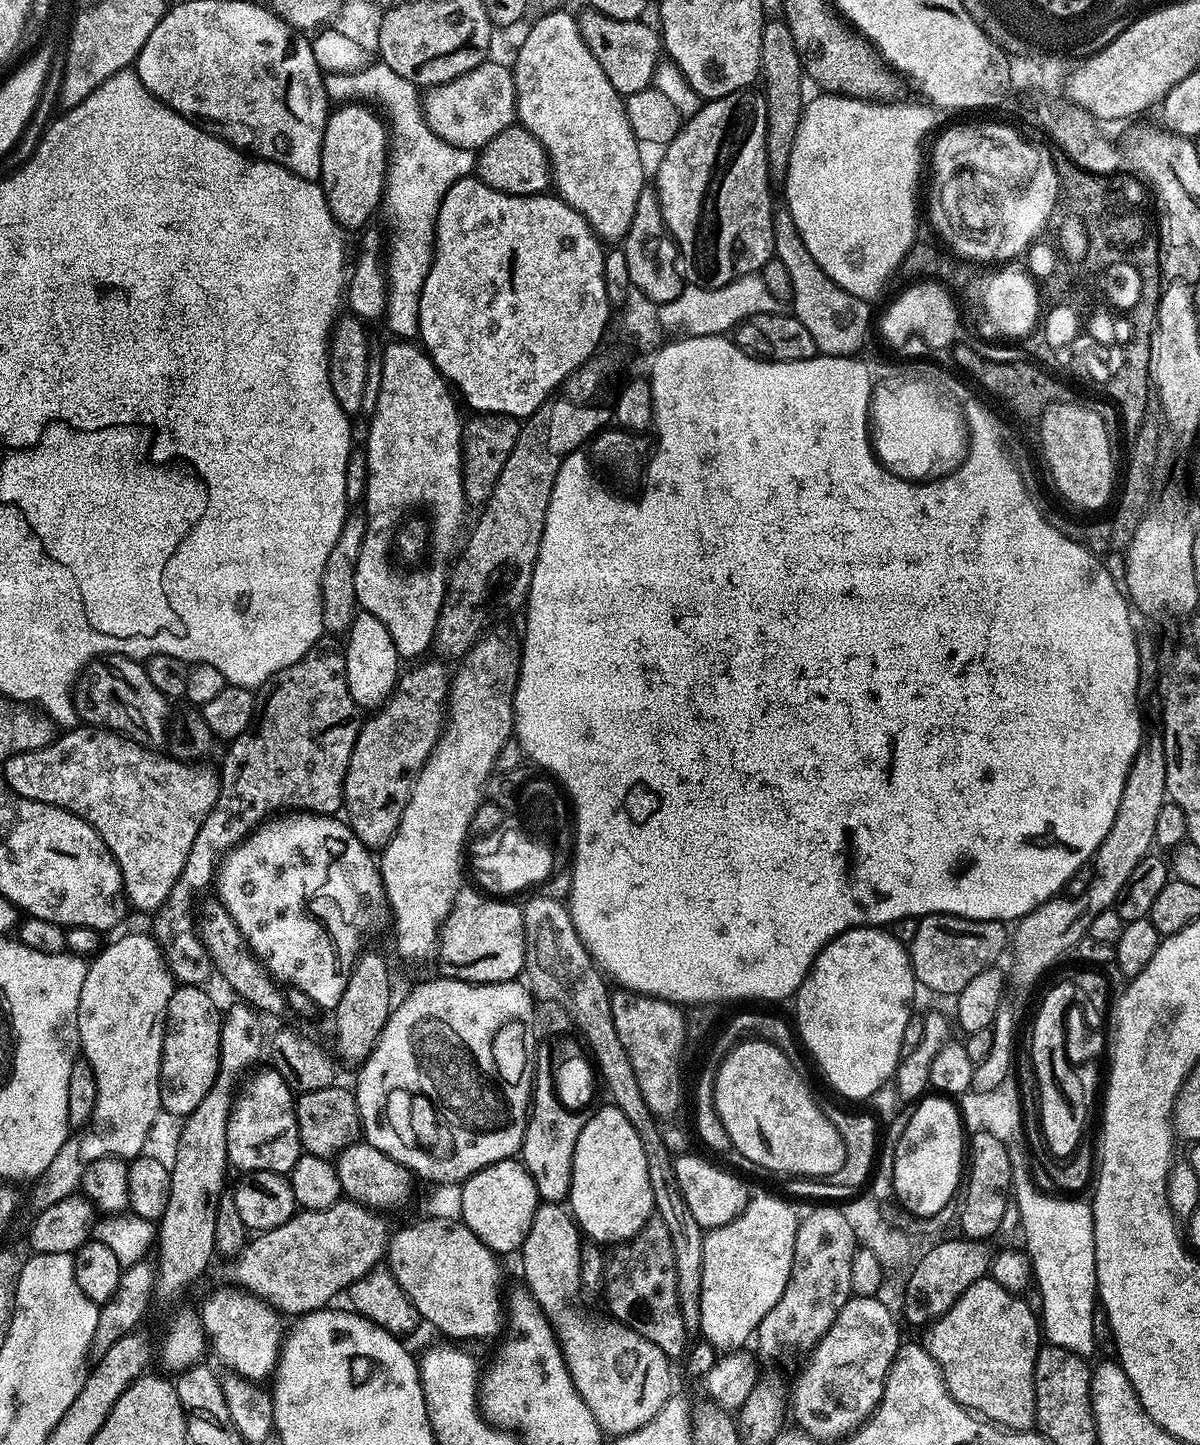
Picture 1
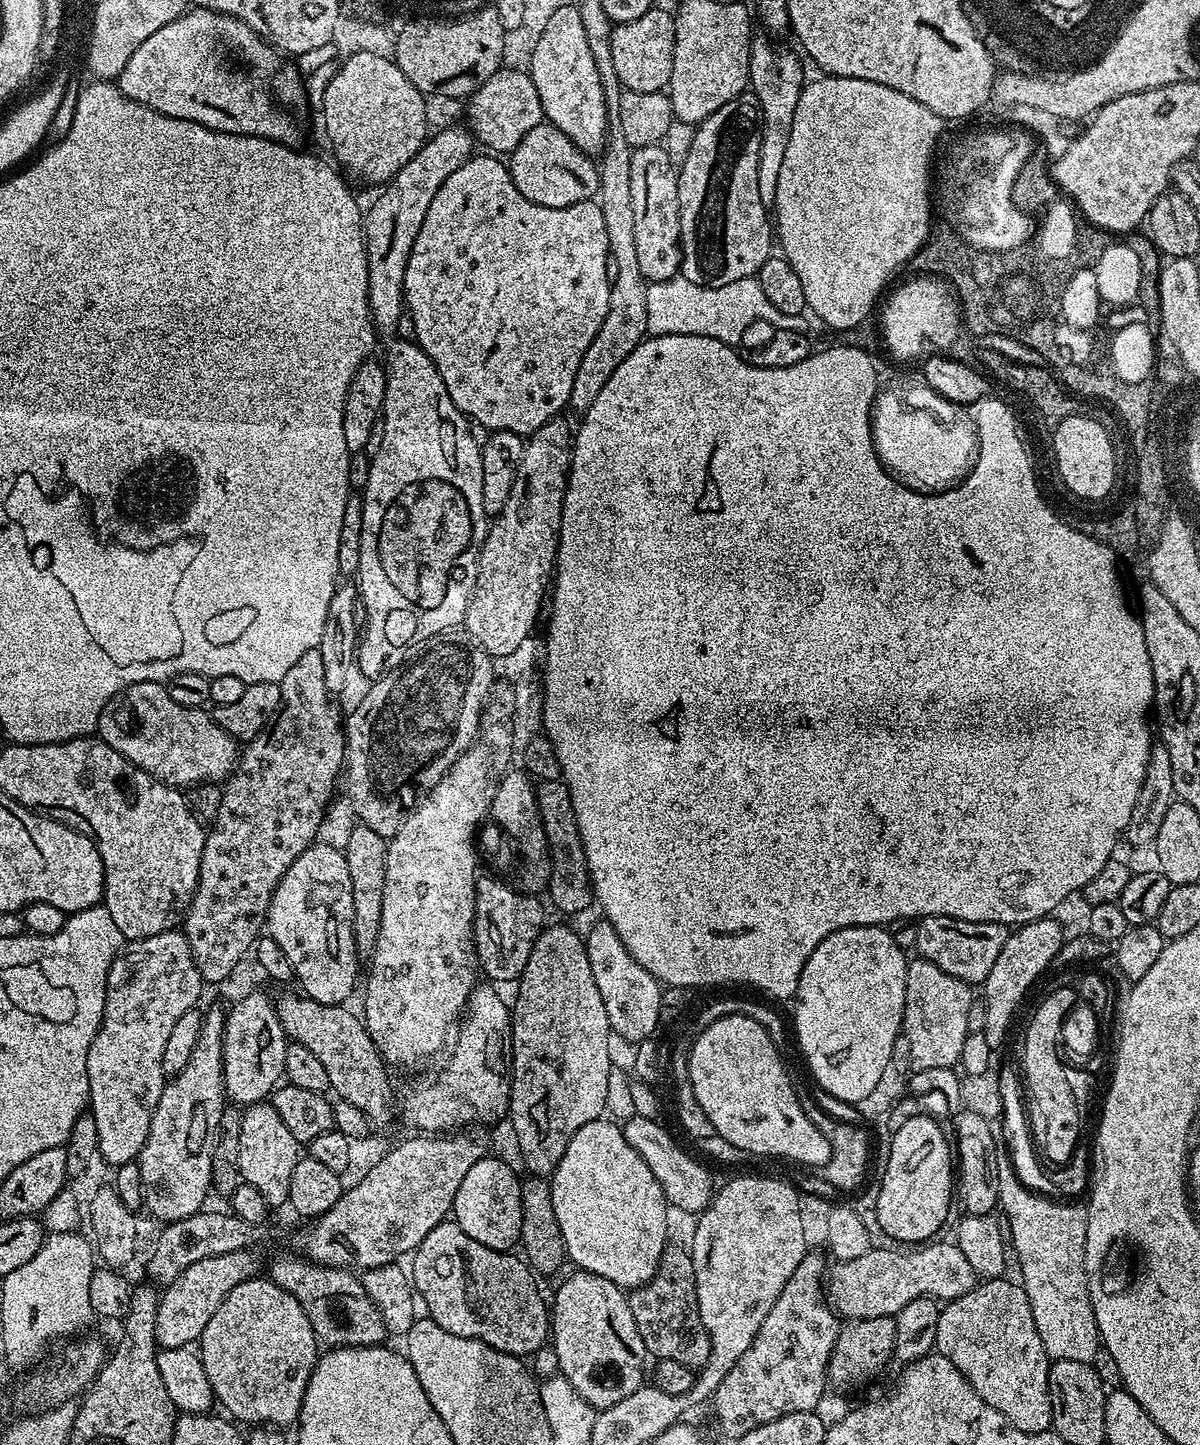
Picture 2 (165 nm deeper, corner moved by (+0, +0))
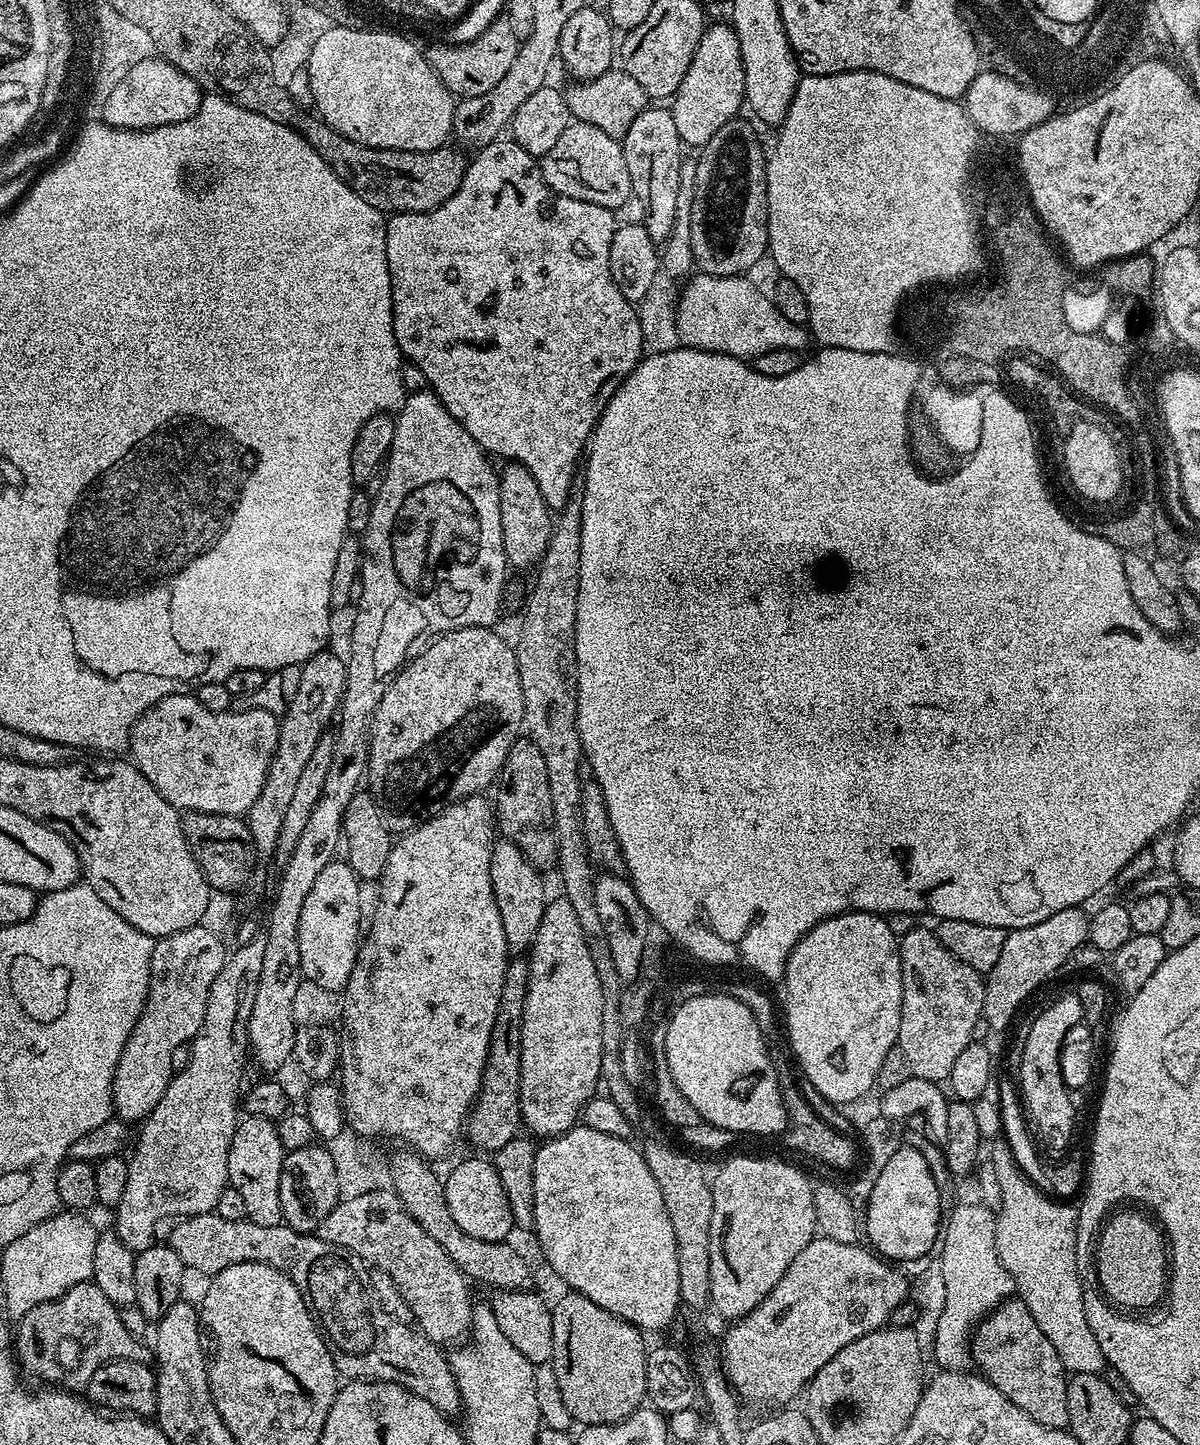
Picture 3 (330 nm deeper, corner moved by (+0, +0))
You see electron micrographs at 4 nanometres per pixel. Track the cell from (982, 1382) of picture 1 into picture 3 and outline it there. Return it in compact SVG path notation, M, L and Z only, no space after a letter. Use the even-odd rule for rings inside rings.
M1009 1298L1003 1304L999 1304L993 1312L989 1312L979 1324L976 1325L970 1341L970 1360L977 1364L979 1375L989 1380L1018 1410L1026 1410L1034 1422L1051 1428L1067 1429L1070 1410L1066 1410L1066 1386L1068 1376L1065 1373L1062 1362L1058 1358L1058 1350L1054 1350L1050 1338L1042 1334L1038 1322L1034 1322L1034 1314L1024 1305L1019 1298Z

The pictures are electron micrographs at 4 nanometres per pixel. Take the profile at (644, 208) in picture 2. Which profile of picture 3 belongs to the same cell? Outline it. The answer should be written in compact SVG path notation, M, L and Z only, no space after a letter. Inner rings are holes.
M649 106L630 122L630 130L626 130L624 139L624 157L626 170L630 170L630 182L635 199L644 203L642 223L657 242L664 242L674 228L675 210L677 209L678 170L680 169L680 153L682 145L680 135L674 127L674 118L667 107Z

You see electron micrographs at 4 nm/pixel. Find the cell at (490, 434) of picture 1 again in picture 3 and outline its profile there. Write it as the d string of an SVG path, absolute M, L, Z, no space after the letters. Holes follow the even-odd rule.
M508 462L499 469L500 477L500 513L502 514L502 546L513 569L539 565L552 537L553 513L534 482L534 474L526 466Z

